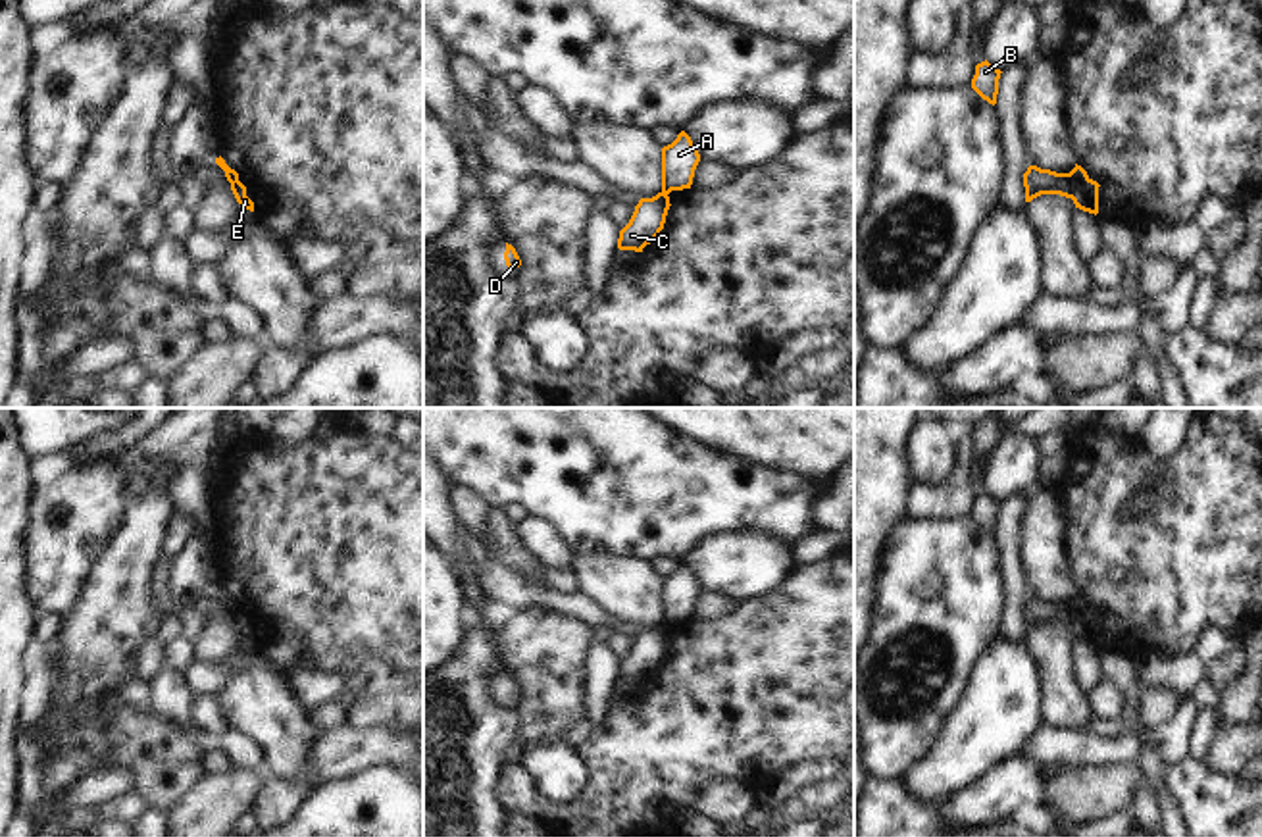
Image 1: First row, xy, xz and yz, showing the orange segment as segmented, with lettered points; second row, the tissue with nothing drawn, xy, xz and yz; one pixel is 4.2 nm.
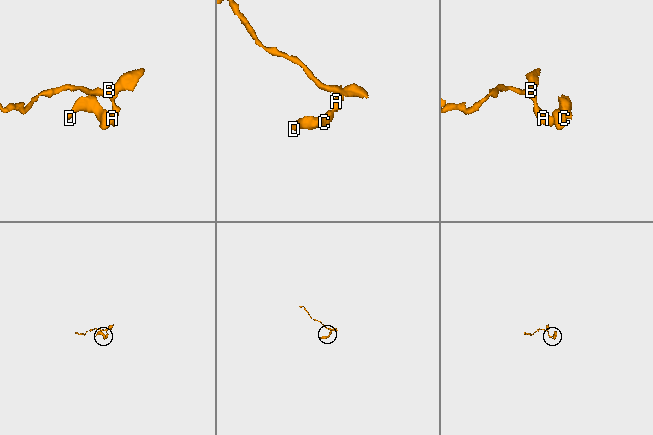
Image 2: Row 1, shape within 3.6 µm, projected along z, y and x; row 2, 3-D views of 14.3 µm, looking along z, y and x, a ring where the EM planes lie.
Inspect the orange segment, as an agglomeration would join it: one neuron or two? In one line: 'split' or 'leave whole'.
split

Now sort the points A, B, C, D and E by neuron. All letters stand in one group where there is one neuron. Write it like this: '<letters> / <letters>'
A B E / C D

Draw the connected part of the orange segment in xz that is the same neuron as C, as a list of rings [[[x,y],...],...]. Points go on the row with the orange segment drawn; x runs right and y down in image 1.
[[[666,192],[641,198],[629,223],[619,231],[618,248],[643,252],[664,229],[669,206],[669,196]]]

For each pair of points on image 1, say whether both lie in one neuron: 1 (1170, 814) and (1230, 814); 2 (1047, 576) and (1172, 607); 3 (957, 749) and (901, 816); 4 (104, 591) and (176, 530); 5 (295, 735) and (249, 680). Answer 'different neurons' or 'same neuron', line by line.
1: different neurons
2: different neurons
3: different neurons
4: different neurons
5: same neuron

